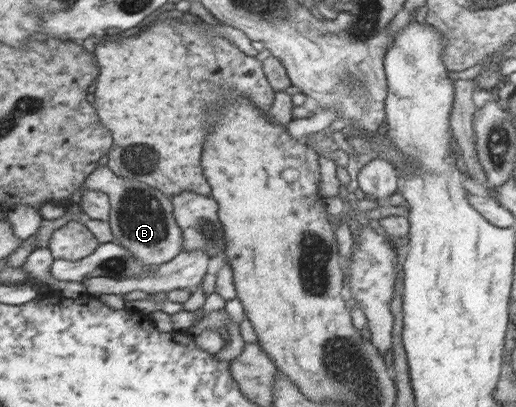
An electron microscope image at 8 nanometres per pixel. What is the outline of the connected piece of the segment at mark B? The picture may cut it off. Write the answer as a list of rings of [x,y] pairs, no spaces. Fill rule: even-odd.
[[[104,165],[98,167],[87,175],[84,182],[79,189],[76,191],[76,195],[81,192],[81,189],[94,189],[94,191],[103,191],[108,195],[109,202],[111,203],[111,211],[109,217],[110,229],[112,229],[112,235],[118,245],[126,247],[128,253],[142,261],[145,265],[159,266],[164,262],[172,260],[184,249],[184,237],[182,237],[182,229],[178,227],[176,219],[174,219],[174,205],[172,205],[171,197],[159,191],[155,187],[150,187],[148,184],[136,181],[130,177],[118,177],[110,169],[110,167]]]

